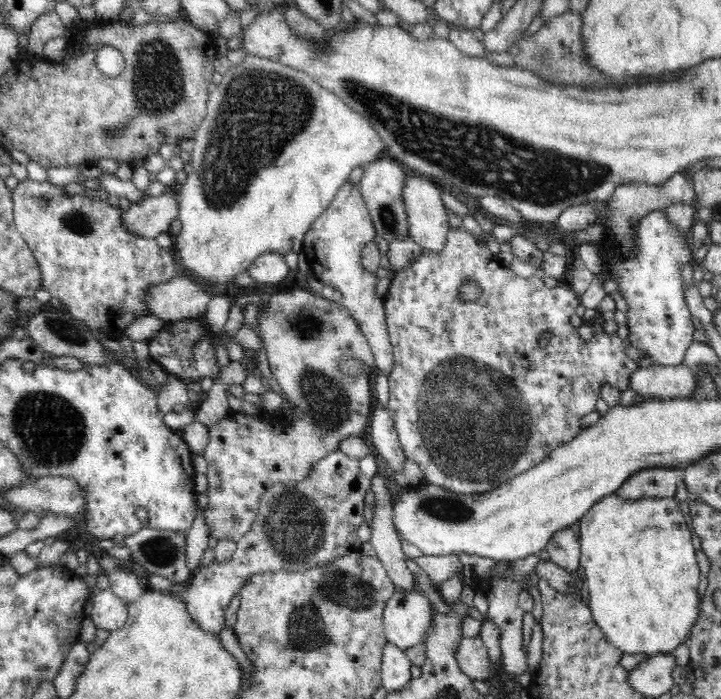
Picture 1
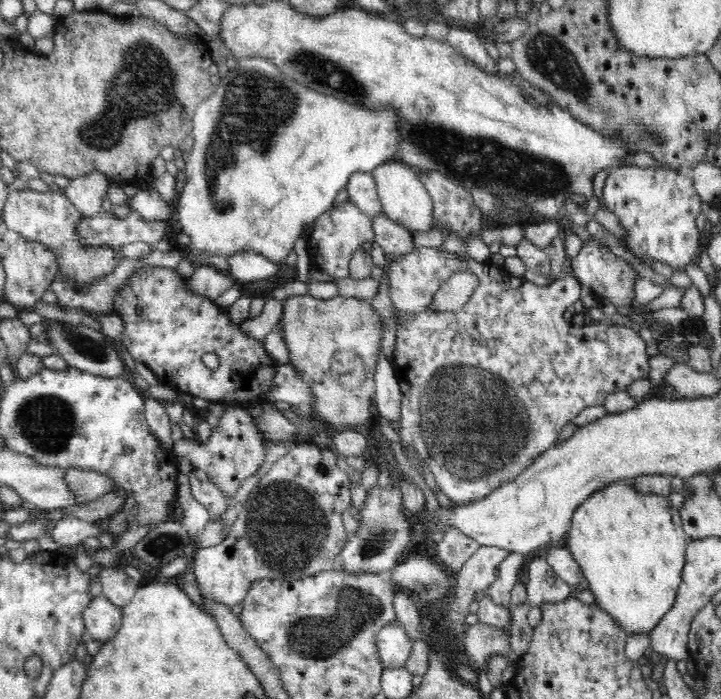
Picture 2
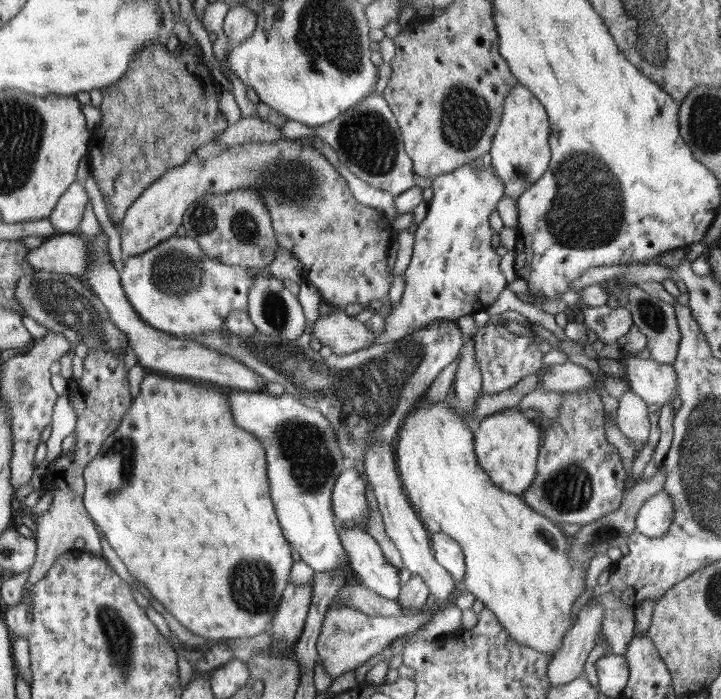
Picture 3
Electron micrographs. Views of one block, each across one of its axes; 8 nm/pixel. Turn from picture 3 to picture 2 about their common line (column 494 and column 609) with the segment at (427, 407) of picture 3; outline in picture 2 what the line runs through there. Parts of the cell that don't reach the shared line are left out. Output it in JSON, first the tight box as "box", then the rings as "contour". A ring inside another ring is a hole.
{"box":[564,480,690,636],"contour":[[[632,480],[610,482],[608,486],[594,490],[594,494],[578,506],[564,542],[586,576],[590,590],[596,596],[596,606],[610,614],[626,636],[650,636],[664,614],[674,606],[686,566],[686,548],[690,544],[680,510],[672,506],[672,500],[656,494],[640,494],[632,486]]]}

